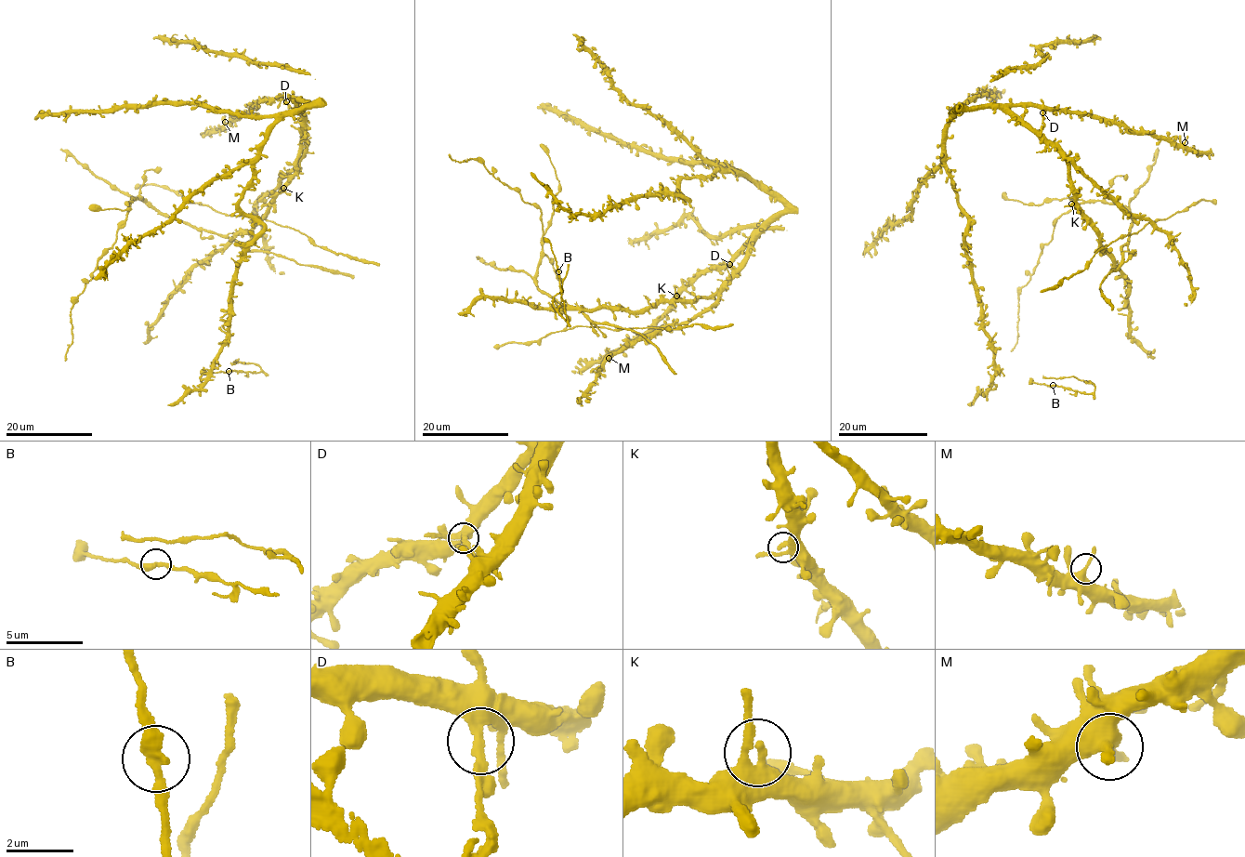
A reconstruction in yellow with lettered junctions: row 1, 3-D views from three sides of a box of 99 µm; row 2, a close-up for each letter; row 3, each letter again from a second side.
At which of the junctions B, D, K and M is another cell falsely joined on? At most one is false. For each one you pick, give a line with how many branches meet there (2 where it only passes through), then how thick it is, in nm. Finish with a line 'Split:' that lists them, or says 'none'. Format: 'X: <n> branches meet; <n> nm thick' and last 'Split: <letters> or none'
D: 2 branches meet; 360 nm thick
Split: D

